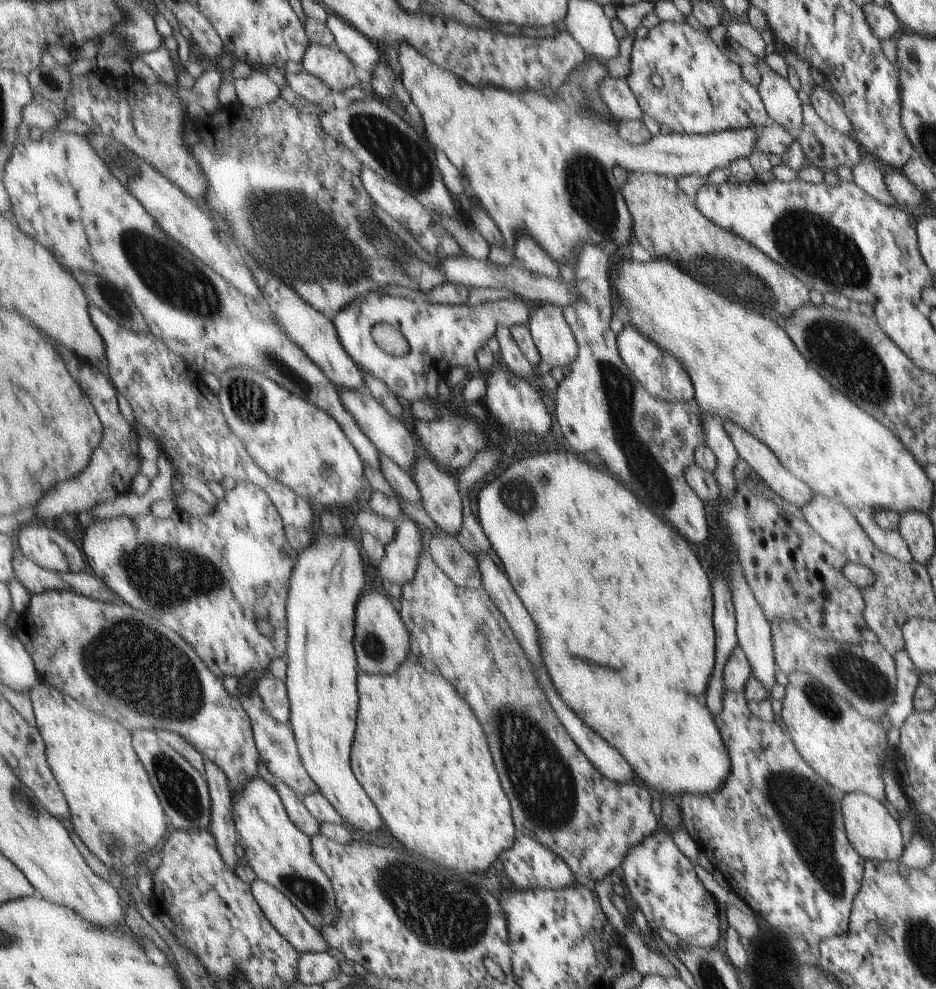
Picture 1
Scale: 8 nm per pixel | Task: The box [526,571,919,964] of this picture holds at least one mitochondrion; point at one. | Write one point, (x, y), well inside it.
(807, 812)

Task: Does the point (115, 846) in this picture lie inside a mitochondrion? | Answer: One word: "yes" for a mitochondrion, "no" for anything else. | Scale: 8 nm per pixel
yes

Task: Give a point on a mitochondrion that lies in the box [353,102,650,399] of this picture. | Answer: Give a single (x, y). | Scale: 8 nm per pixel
(588, 186)

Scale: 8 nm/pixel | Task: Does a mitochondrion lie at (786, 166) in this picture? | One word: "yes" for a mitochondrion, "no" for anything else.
no

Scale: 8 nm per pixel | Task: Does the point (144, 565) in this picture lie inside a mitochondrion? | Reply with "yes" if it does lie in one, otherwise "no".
yes

